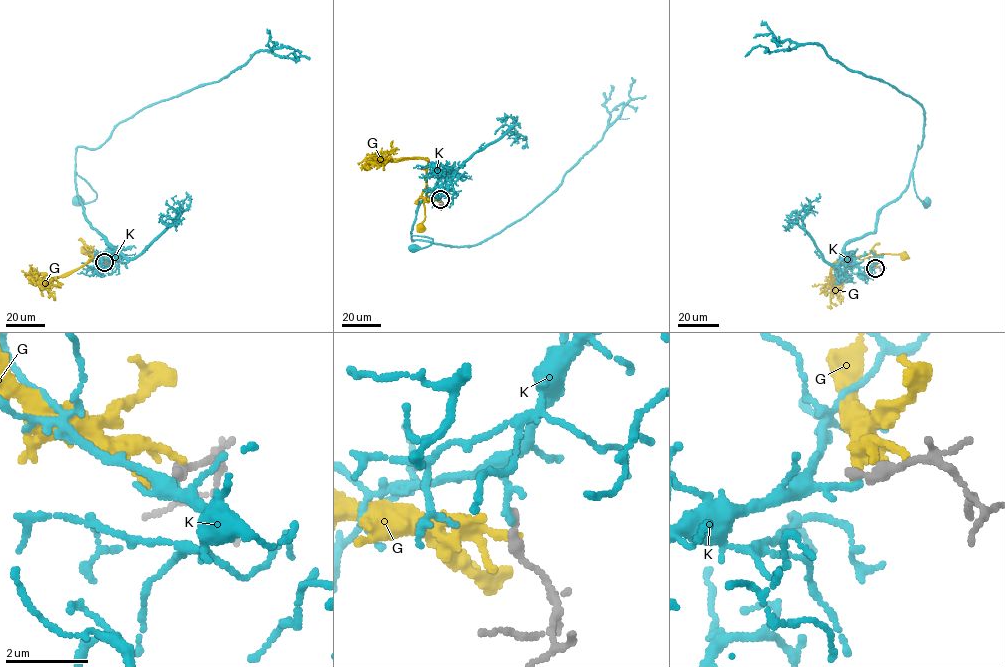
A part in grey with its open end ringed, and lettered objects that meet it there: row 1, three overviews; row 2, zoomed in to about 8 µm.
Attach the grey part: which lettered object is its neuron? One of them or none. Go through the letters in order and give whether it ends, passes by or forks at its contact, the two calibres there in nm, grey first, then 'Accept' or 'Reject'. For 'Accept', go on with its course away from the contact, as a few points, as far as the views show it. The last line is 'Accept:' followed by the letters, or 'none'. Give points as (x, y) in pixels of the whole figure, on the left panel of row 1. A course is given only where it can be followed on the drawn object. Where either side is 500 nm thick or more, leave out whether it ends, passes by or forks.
G: It passes by. Thickness 340 nm (grey) against 130 nm. Reject
K: It passes by. Thickness 320 nm (grey) against 110 nm. Accept. Its course: (104, 262), (109, 265), (114, 261), (114, 249), (86, 217), (75, 172), (96, 196), (87, 203), (77, 201)
Accept: K

